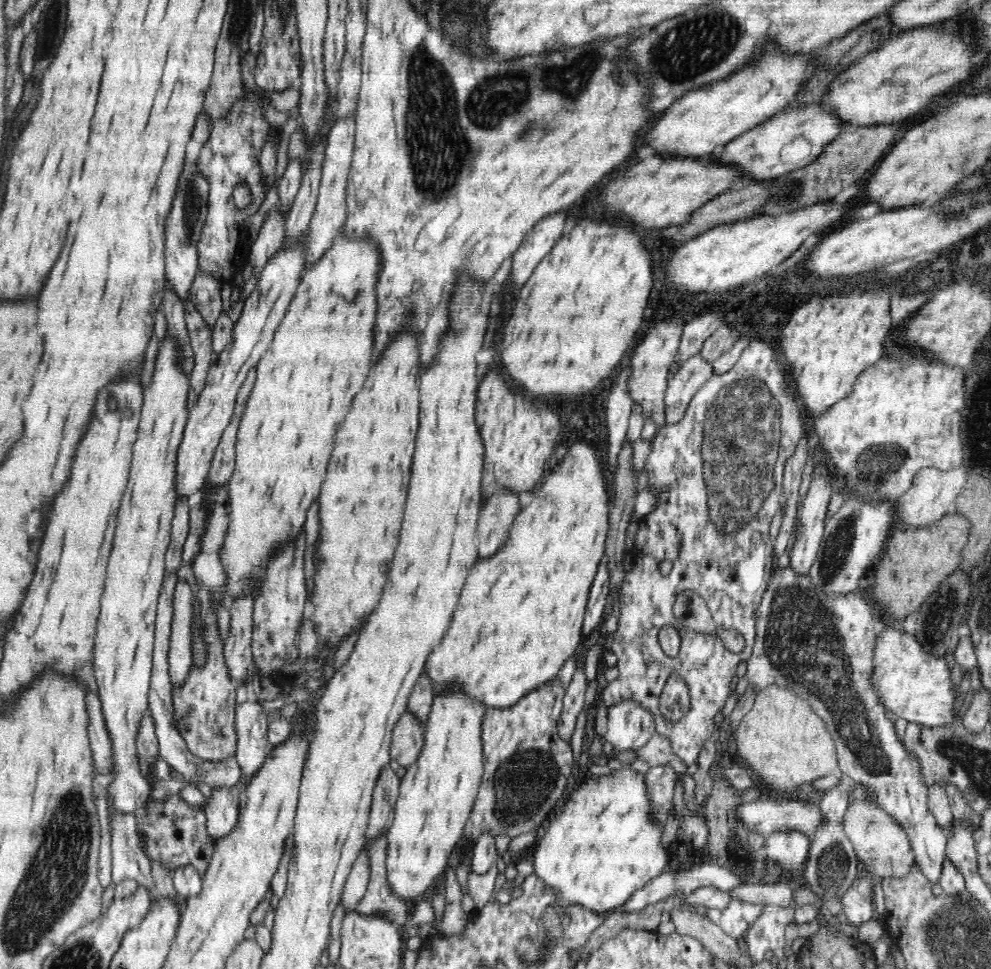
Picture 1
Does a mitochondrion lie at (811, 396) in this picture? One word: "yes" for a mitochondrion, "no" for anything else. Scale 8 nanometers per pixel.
no

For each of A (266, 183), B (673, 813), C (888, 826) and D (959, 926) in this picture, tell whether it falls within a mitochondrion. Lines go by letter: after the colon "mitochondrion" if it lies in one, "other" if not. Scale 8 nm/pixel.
A: other
B: other
C: other
D: mitochondrion

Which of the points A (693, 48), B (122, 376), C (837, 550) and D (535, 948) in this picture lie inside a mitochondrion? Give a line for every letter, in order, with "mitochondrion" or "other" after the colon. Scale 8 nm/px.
A: mitochondrion
B: other
C: mitochondrion
D: mitochondrion

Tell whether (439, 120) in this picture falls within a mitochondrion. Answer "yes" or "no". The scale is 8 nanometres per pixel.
yes

